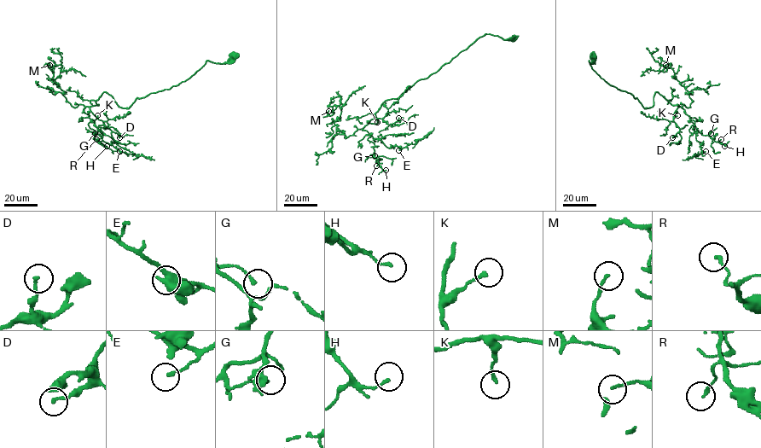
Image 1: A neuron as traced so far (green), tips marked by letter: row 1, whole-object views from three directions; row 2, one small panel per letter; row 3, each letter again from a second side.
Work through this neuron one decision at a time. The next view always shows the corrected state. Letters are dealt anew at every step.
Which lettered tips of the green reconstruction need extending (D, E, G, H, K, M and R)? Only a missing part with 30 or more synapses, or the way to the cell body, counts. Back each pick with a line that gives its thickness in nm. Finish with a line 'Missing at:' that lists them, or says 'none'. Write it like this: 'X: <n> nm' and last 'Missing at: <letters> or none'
Missing at: none

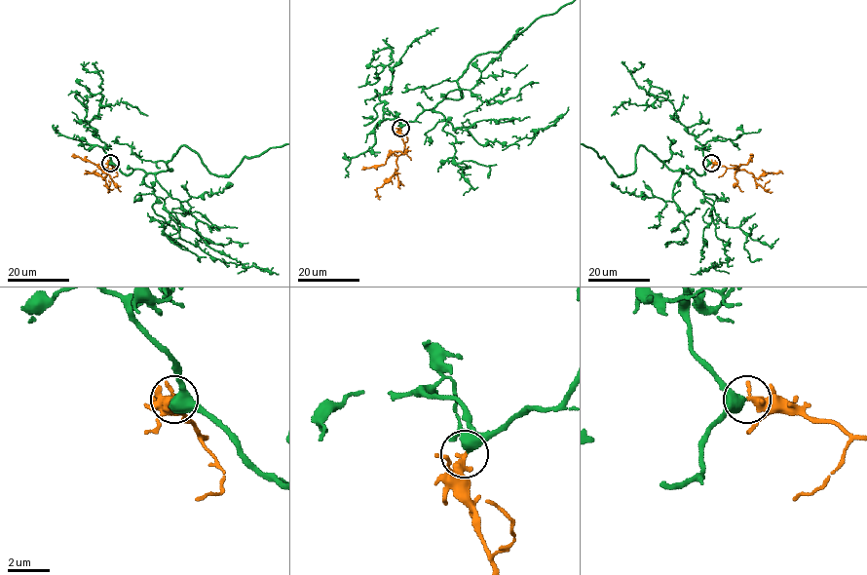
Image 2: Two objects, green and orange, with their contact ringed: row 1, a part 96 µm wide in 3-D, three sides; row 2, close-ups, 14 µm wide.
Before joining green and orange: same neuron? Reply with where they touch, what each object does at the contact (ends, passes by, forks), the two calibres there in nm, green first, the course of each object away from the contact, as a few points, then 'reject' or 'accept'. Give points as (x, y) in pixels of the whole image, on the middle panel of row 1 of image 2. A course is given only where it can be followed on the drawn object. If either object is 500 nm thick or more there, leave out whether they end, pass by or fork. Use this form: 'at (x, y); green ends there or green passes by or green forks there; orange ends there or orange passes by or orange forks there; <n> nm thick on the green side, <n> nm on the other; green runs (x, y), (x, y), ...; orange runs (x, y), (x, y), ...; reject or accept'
at (400, 128); green passes by; orange ends there; 400 nm thick on the green side, 420 nm on the other; green runs (400, 128), (462, 97), (458, 79), (475, 57), (571, 3); orange runs (400, 128), (404, 150), (396, 159), (395, 173), (377, 188), (379, 199); accept

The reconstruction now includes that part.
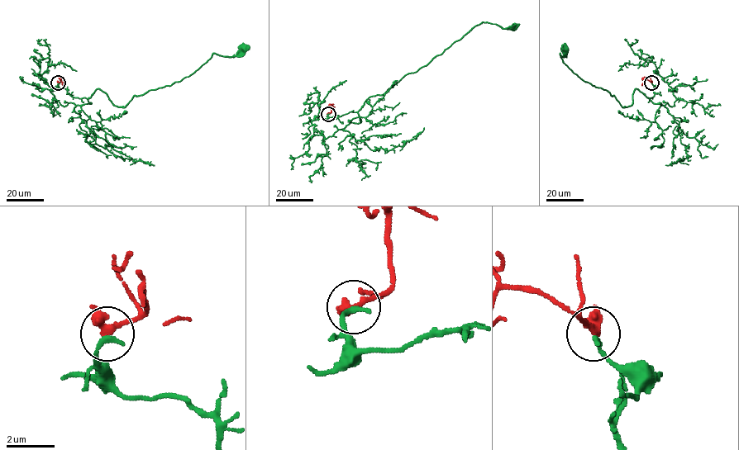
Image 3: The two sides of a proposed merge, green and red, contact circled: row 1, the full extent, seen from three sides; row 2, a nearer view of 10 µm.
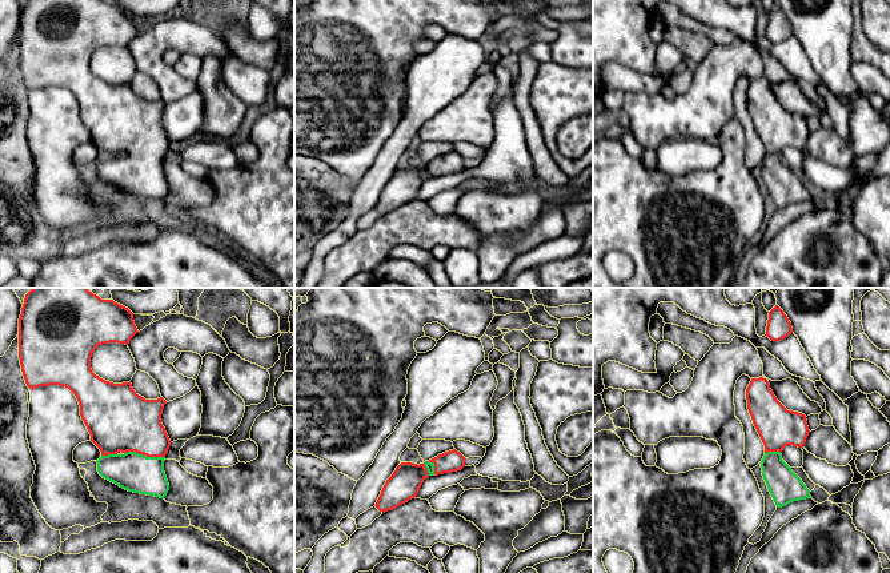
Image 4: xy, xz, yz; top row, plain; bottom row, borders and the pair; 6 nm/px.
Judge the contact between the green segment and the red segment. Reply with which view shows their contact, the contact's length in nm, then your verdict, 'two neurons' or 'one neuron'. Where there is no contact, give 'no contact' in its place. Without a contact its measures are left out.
xy | 260 nm | one neuron

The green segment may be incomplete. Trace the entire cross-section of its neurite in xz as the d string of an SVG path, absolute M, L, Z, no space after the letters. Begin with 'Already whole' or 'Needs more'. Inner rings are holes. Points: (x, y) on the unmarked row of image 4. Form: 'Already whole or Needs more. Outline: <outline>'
Needs more. Outline: M456 151L438 156L424 165L401 164L386 181L376 209L385 215L414 200L429 177L461 172L465 159Z

